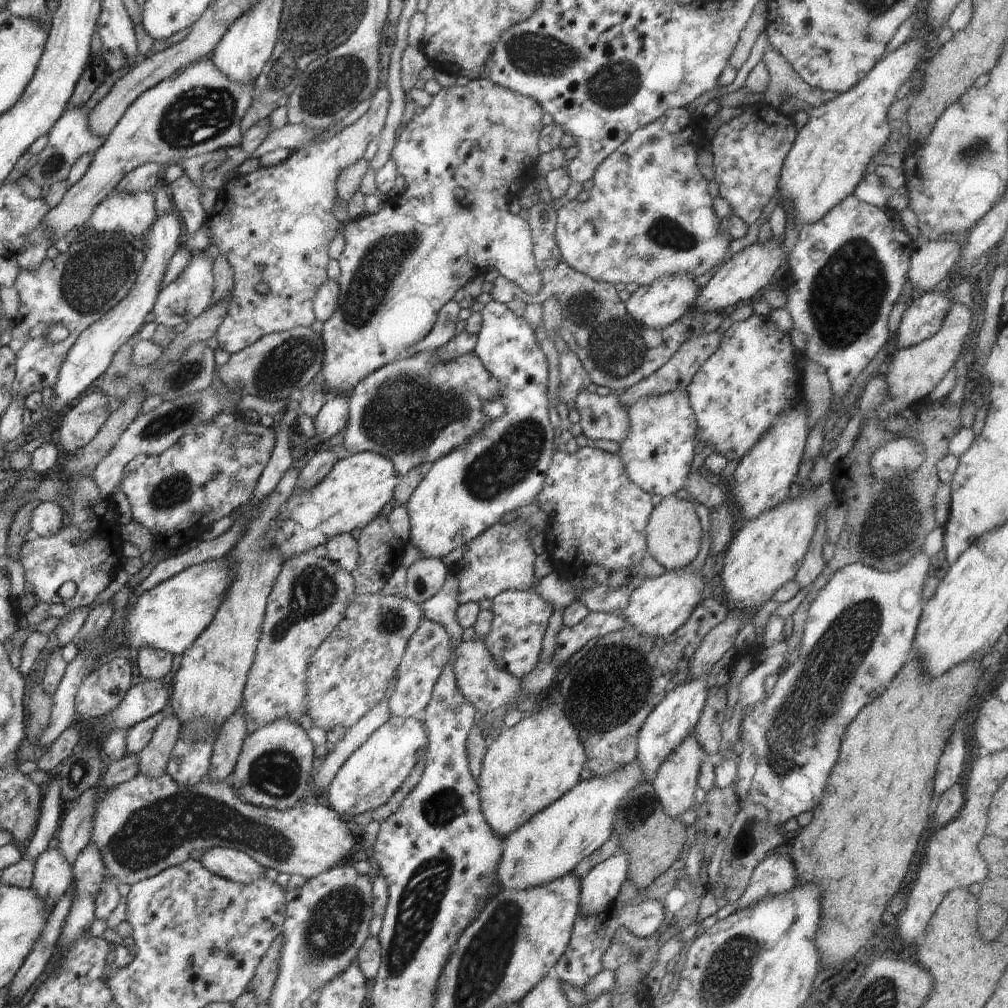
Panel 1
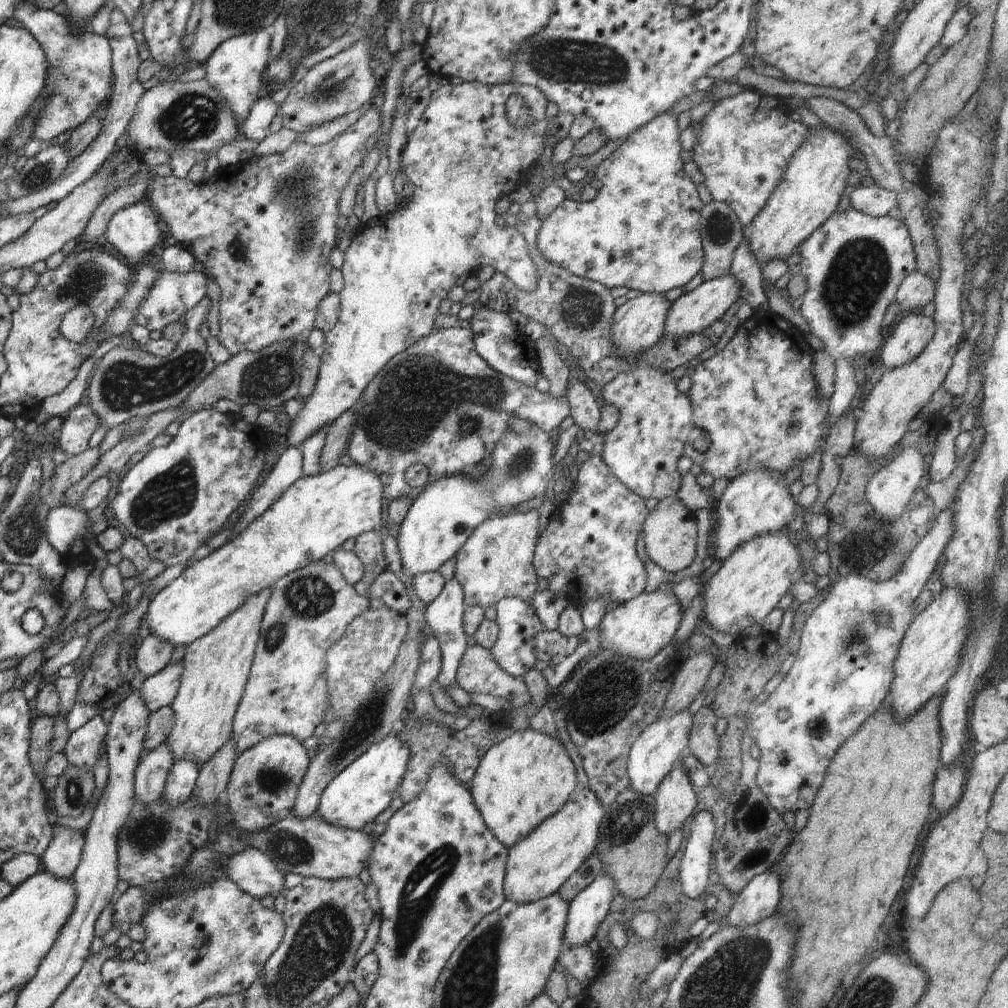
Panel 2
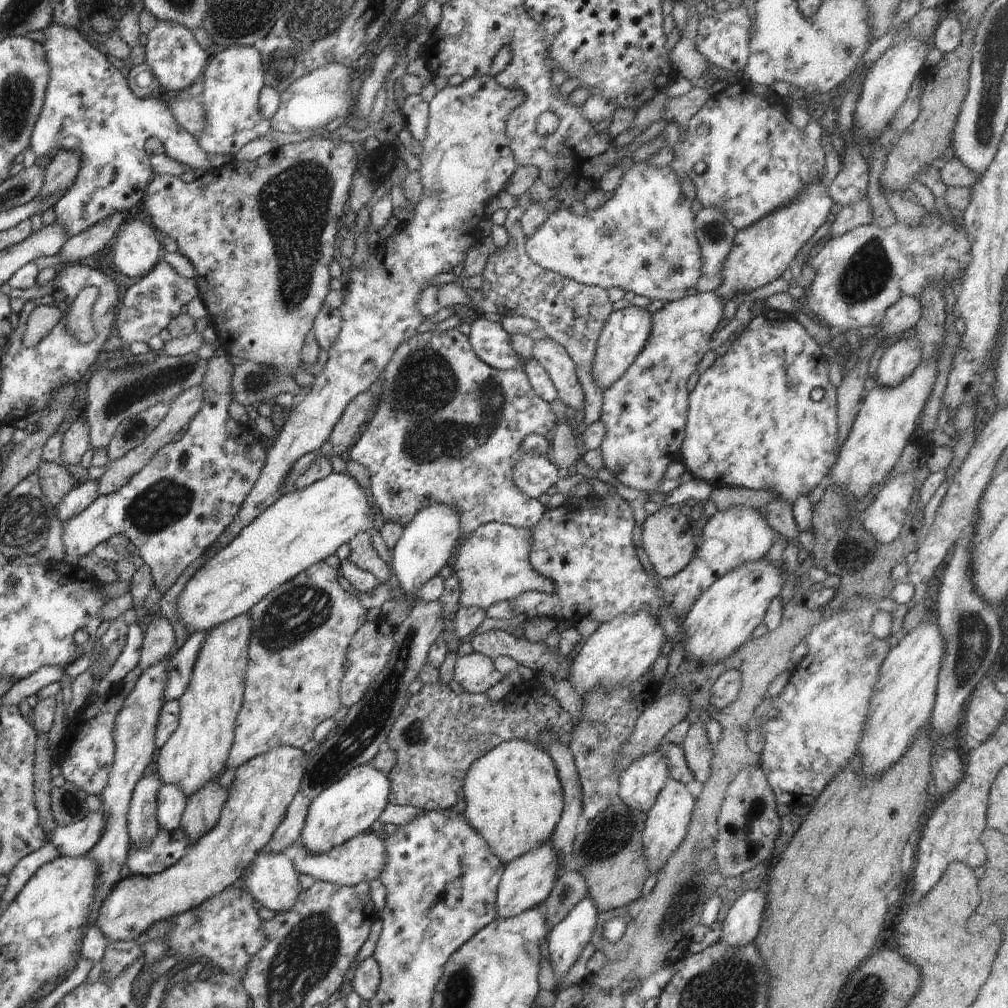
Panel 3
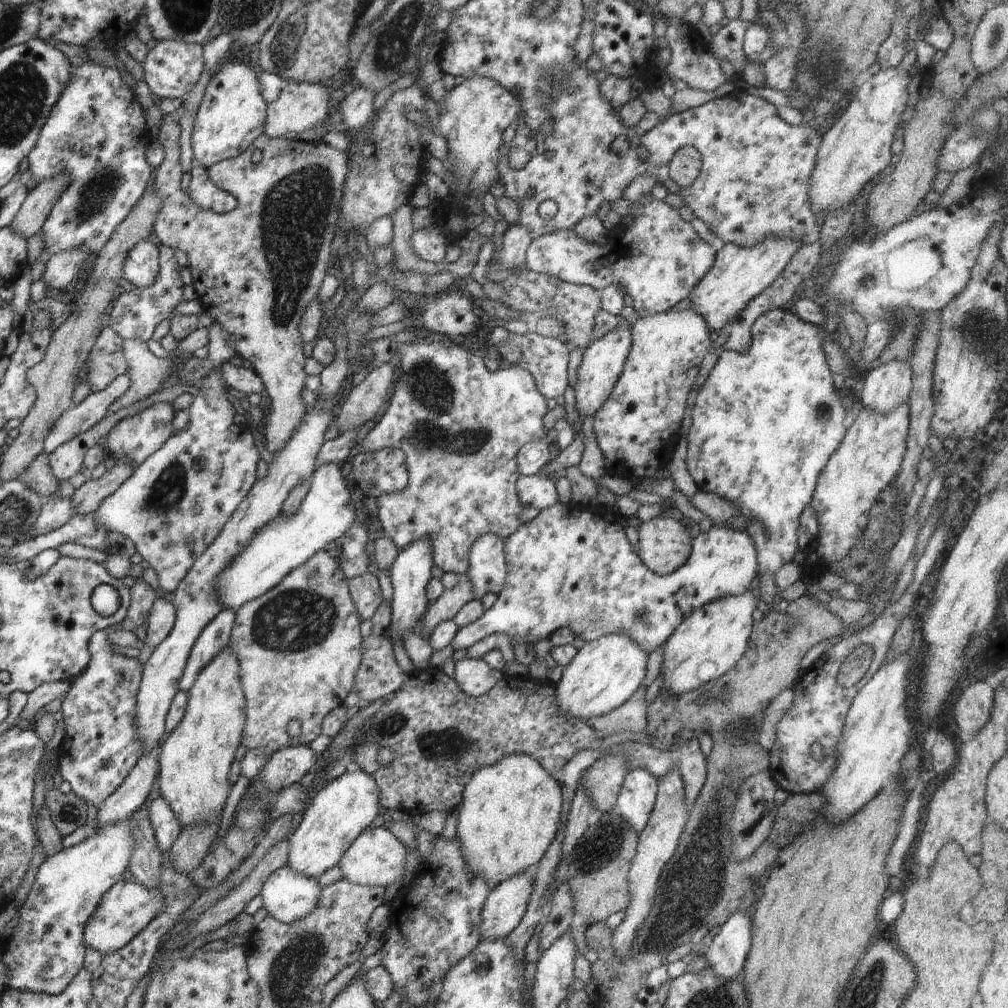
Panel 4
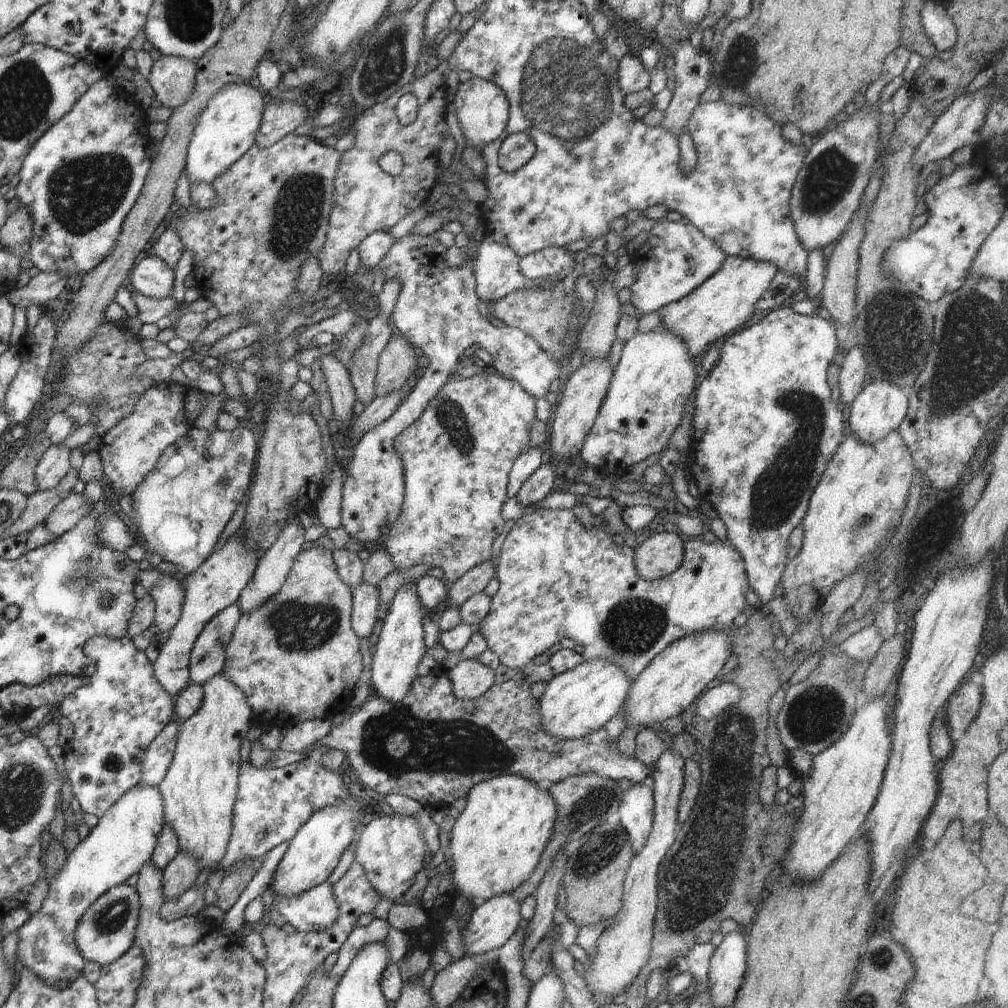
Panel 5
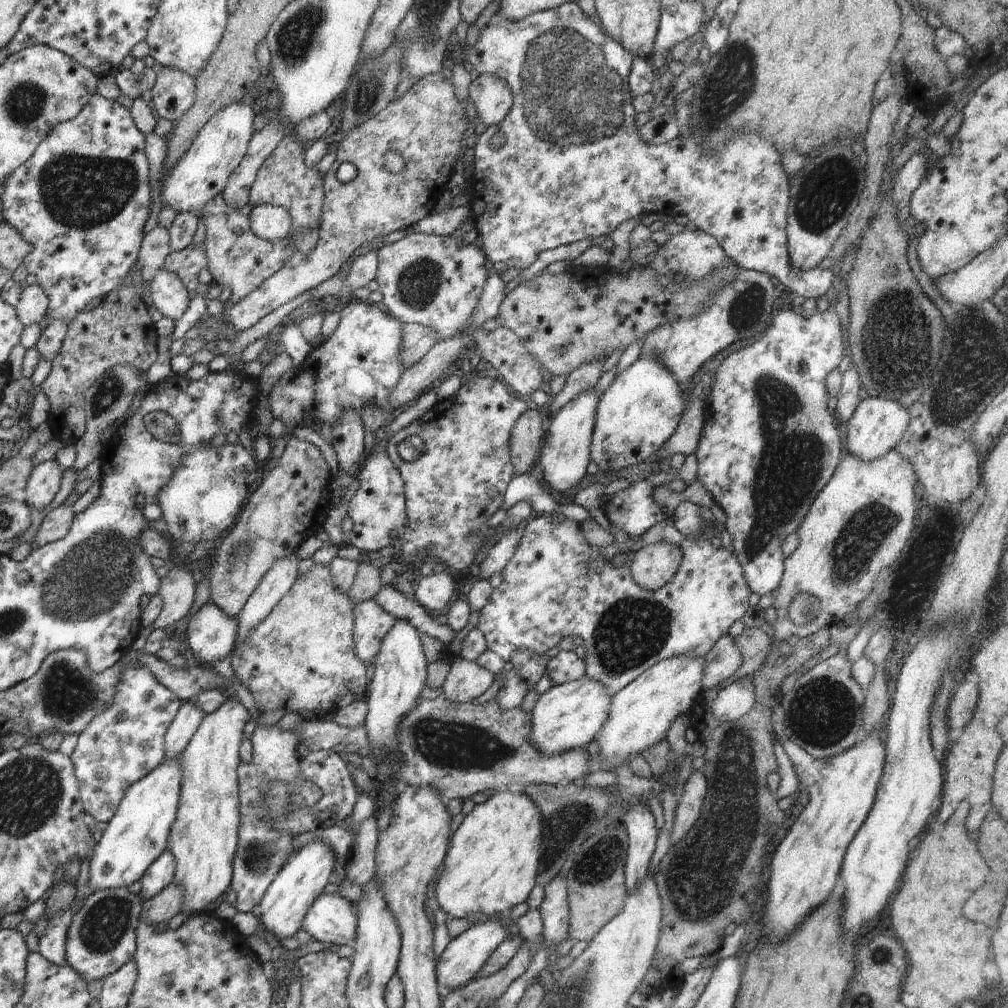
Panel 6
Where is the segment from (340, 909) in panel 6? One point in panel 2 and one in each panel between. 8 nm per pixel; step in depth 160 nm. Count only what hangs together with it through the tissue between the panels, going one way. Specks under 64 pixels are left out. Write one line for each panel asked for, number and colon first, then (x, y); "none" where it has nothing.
2: (253, 871)
3: (271, 879)
4: (288, 897)
5: (316, 909)

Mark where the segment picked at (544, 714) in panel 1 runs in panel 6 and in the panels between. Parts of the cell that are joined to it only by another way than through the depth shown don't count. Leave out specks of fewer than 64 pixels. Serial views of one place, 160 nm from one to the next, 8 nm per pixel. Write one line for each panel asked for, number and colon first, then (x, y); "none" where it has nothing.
2: (524, 779)
3: (514, 799)
4: (510, 811)
5: (496, 843)
6: (491, 865)

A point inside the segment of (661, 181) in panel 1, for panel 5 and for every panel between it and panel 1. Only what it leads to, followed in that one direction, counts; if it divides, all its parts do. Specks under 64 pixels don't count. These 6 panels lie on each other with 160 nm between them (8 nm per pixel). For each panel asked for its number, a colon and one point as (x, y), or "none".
2: (642, 231)
3: (642, 240)
4: (660, 259)
5: (674, 260)

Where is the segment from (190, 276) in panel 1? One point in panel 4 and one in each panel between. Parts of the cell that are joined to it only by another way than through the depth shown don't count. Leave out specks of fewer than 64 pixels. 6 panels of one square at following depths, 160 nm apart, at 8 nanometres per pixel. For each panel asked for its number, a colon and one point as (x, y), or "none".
2: (172, 294)
3: (152, 303)
4: (134, 316)

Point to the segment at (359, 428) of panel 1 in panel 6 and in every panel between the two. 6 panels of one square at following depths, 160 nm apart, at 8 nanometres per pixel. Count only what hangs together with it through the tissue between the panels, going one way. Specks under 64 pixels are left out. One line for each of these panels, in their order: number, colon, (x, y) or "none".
2: (437, 403)
3: (446, 426)
4: (460, 426)
5: (457, 455)
6: (454, 488)

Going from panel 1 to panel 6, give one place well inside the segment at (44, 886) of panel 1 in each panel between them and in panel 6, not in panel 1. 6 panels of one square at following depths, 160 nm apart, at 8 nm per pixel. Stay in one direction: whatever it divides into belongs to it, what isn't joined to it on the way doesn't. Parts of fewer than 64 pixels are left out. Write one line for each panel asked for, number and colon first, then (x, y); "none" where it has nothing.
2: (62, 856)
3: (77, 839)
4: (133, 792)
5: (156, 765)
6: (189, 717)

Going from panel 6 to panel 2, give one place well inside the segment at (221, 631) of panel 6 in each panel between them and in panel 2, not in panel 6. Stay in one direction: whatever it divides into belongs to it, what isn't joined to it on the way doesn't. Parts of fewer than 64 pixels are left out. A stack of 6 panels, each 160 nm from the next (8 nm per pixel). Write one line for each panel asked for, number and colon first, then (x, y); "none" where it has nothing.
2: (159, 690)
3: (180, 666)
4: (215, 637)
5: (208, 655)

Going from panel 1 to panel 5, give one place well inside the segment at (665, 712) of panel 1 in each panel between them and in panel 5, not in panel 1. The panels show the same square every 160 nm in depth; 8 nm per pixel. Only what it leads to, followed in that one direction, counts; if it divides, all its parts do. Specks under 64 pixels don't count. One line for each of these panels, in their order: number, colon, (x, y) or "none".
2: (658, 749)
3: (640, 783)
4: (635, 802)
5: (636, 810)

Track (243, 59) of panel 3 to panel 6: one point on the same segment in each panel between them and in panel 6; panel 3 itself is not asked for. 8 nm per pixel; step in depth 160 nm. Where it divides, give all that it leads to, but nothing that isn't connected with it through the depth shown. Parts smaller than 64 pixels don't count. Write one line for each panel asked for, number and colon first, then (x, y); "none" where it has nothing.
4: (231, 117)
5: (227, 128)
6: (203, 172)

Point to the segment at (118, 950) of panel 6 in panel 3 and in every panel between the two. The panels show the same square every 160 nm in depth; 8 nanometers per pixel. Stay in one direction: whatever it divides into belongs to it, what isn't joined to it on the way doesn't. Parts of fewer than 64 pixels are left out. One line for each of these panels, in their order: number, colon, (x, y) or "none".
3: (259, 796)
4: (127, 908)
5: (107, 930)

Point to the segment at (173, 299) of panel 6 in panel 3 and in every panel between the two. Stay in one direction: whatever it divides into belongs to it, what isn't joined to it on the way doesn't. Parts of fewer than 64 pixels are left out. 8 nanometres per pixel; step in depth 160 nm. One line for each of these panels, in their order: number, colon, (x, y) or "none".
3: (137, 250)
4: (141, 266)
5: (151, 277)

